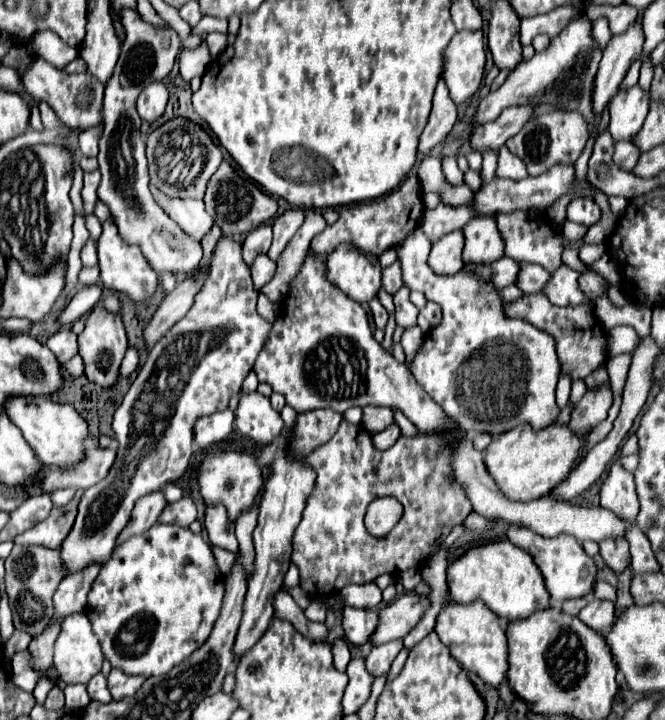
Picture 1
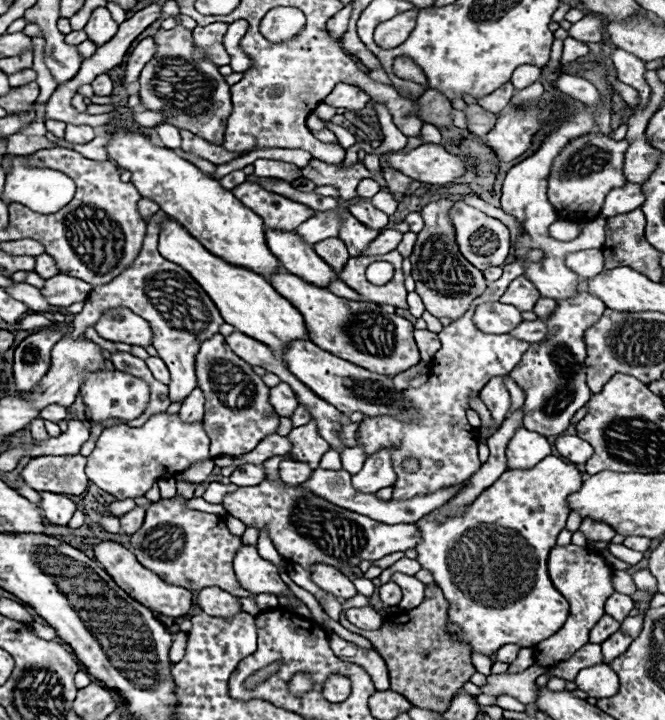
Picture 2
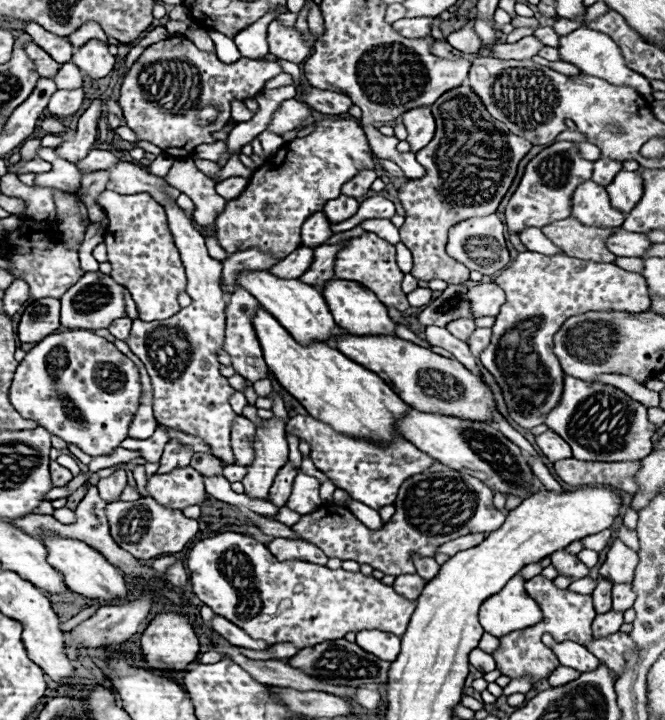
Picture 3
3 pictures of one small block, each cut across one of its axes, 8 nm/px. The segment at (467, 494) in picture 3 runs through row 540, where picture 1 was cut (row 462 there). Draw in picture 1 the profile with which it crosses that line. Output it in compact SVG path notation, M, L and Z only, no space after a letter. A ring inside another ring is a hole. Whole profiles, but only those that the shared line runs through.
M342 422L332 440L320 448L316 448L306 462L316 470L316 486L308 498L308 504L302 514L302 522L298 524L292 540L292 562L300 570L300 588L306 590L312 598L328 596L334 590L348 584L364 584L380 574L398 574L412 566L418 566L426 556L436 552L438 544L450 534L450 530L472 512L472 504L466 498L466 492L450 478L450 448L442 442L440 436L418 434L416 438L400 436L400 440L380 452L372 446L370 430L358 424ZM380 496L394 496L400 504L404 504L404 514L394 530L386 538L374 538L364 530L364 514L366 506Z

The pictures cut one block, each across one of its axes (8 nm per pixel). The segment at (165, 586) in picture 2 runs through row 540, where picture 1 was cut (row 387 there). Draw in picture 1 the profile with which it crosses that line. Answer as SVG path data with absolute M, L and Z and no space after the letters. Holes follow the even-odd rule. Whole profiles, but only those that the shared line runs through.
M96 306L86 320L84 332L78 336L78 344L80 344L80 356L84 358L84 374L88 376L88 380L102 388L114 388L120 378L122 358L128 350L126 330L120 314L112 314L106 308Z

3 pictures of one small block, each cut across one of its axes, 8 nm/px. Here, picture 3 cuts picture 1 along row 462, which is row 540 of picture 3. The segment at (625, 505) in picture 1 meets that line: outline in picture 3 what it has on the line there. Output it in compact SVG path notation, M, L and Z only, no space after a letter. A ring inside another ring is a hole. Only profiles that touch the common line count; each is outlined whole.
M616 538L608 550L606 562L600 566L600 576L608 578L610 582L632 582L636 564L638 554Z

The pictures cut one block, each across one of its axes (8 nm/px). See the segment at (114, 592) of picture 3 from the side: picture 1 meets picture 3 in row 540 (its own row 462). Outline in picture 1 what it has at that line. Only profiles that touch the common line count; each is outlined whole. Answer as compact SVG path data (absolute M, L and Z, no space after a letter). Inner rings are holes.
M22 396L8 402L6 414L22 430L24 440L30 444L42 464L70 468L72 464L78 464L80 458L84 458L84 442L90 436L88 424L70 404L56 404L48 398L34 400L32 396Z

